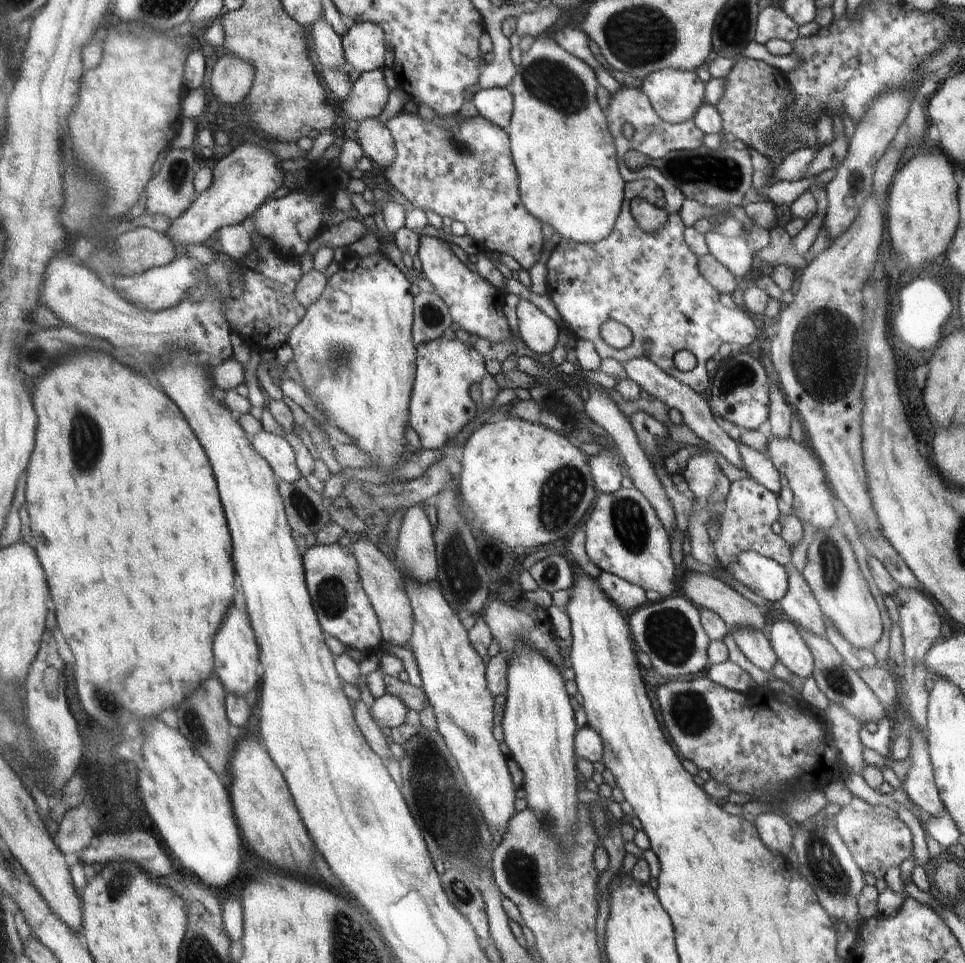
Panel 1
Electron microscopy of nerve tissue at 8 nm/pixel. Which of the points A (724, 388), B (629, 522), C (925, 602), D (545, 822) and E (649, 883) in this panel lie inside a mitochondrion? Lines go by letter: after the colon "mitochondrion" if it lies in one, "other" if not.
A: mitochondrion
B: mitochondrion
C: other
D: other
E: other

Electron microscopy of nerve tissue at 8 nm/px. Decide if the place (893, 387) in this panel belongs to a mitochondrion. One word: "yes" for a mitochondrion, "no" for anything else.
no

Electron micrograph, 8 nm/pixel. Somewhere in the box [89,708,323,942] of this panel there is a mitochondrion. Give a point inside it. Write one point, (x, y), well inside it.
(119, 881)

